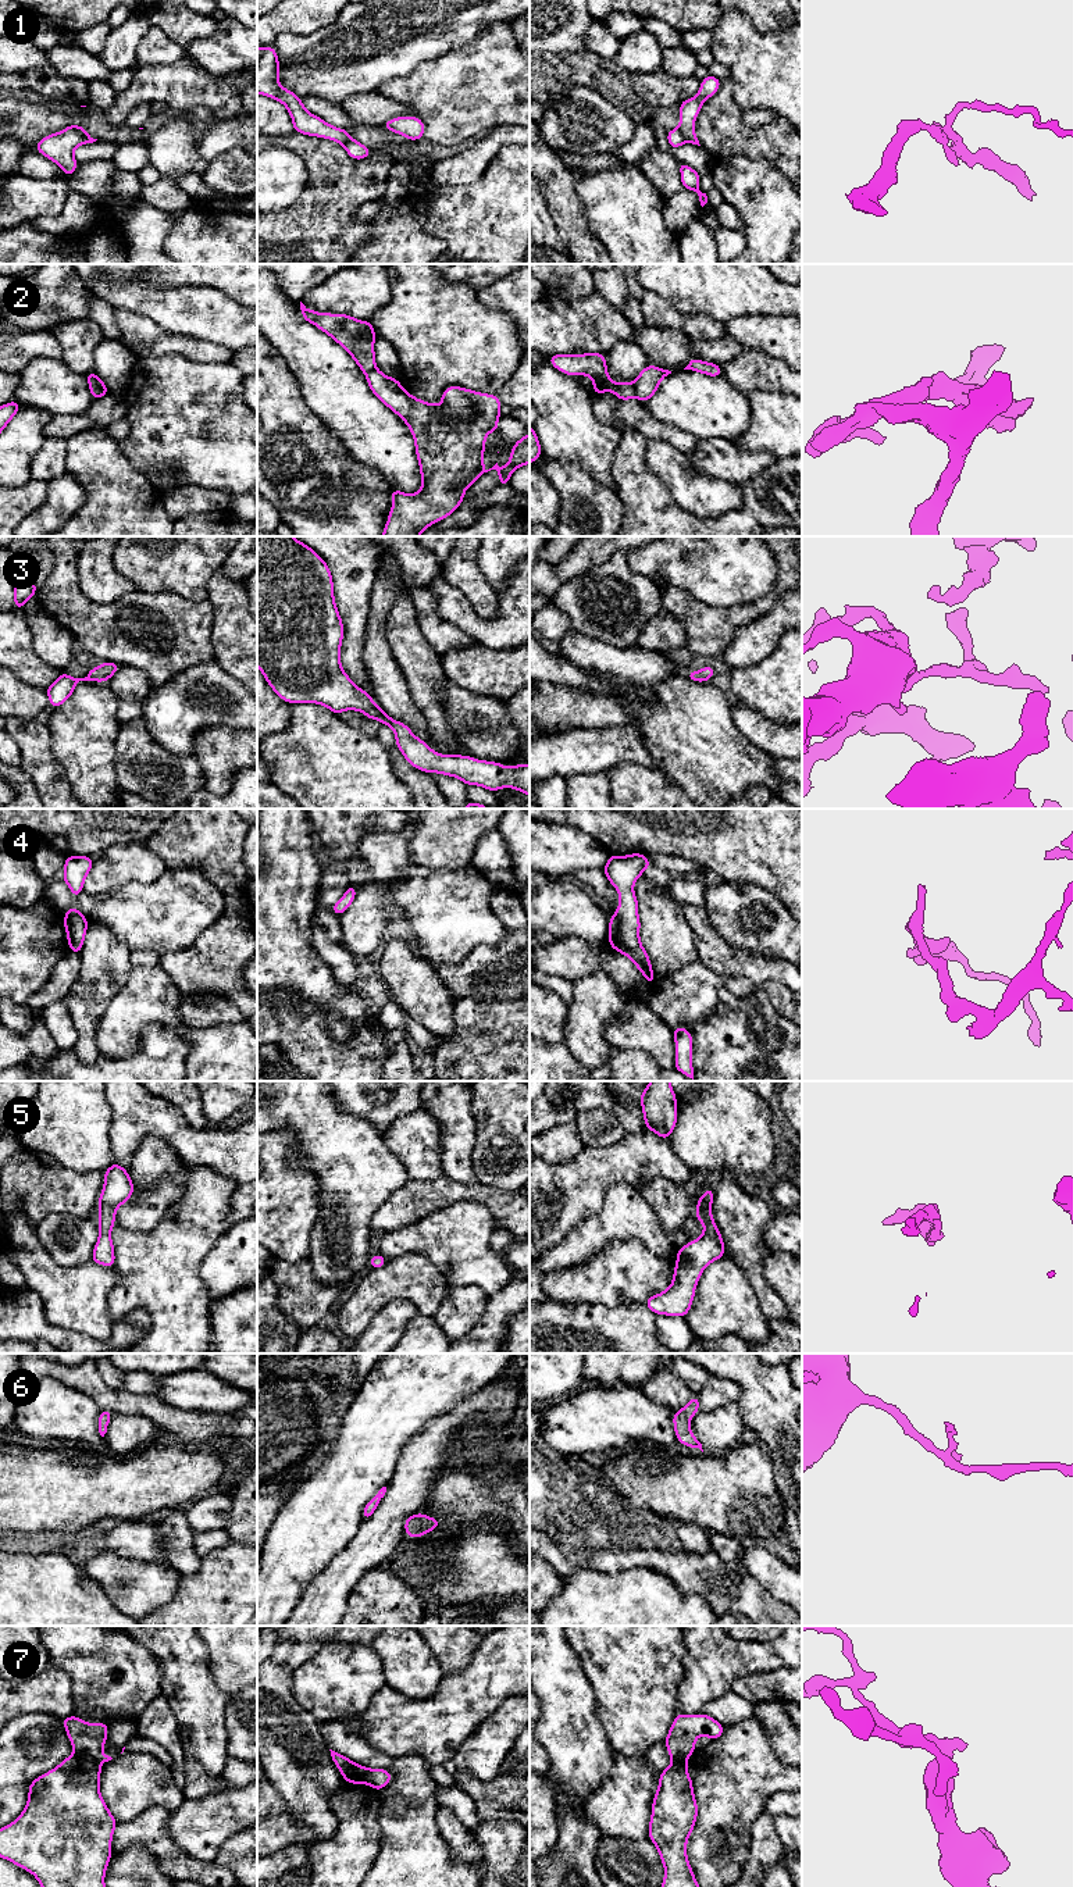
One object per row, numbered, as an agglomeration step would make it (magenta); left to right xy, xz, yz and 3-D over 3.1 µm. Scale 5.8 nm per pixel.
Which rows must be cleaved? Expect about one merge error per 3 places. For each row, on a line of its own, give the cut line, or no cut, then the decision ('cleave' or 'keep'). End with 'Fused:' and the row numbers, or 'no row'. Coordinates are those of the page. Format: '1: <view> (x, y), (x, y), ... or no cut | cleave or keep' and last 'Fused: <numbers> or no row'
1: yz (677, 128), (685, 141) | cleave
2: xy (97, 380), (100, 396) | cleave
3: no cut | keep
4: no cut | keep
5: no cut | keep
6: no cut | keep
7: xy (74, 1751), (88, 1754), (97, 1762) | cleave
Fused: 1, 2, 7

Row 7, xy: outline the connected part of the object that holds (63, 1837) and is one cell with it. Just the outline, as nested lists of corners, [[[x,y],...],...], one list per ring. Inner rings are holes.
[[[72,1754],[29,1784],[22,1813],[0,1829],[0,1858],[31,1872],[40,1887],[106,1887],[117,1820],[100,1795],[100,1763]]]

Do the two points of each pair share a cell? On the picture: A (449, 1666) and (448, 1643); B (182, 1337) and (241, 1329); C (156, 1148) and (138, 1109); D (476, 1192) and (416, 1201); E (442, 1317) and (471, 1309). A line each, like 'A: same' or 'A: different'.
A: same
B: different
C: different
D: same
E: same

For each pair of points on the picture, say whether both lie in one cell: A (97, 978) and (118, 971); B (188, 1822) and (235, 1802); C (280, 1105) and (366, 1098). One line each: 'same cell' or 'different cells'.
A: same cell
B: same cell
C: different cells

